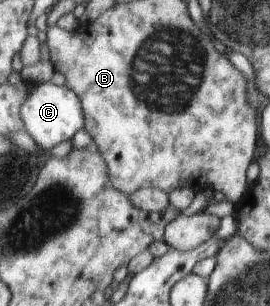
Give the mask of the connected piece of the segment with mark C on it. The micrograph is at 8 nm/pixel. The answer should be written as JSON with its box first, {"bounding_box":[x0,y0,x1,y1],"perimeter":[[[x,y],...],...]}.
{"bounding_box":[23,82,87,150],"perimeter":[[[47,82],[32,87],[29,101],[23,107],[23,117],[27,124],[27,131],[36,139],[36,142],[45,150],[55,149],[57,145],[72,140],[81,129],[86,129],[87,117],[83,109],[83,101],[77,92],[67,83],[55,85]]]}

